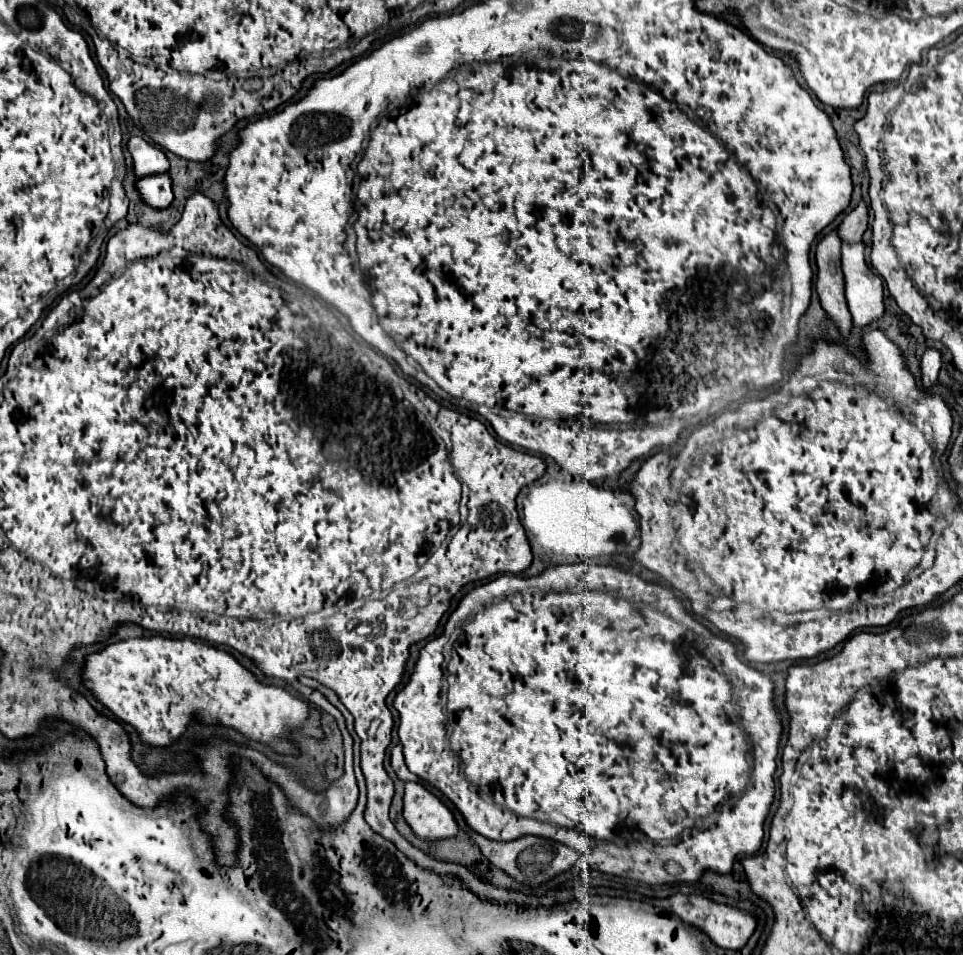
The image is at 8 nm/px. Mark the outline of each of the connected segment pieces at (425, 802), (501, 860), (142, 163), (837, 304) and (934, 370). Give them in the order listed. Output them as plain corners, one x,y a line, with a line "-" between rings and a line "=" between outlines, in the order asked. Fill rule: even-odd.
421,783
405,785
403,817
411,829
423,839
445,839
459,833
459,825
451,809
=
469,829
469,837
481,847
481,853
497,867
501,867
503,871
507,871
509,875
513,875
515,879
527,883
527,885
539,885
543,881
549,881
553,879
555,875
567,871
573,867
573,863
577,861
577,851
563,845
563,843
557,843
553,839
549,839
549,849
547,849
547,839
545,837
537,837
537,835
525,835
525,837
519,837
515,841
489,841
487,837
481,837
479,833
471,831
=
131,137
129,153
133,157
137,177
147,177
153,173
169,171
169,159
163,149
155,147
153,143
145,141
143,137
=
837,229
827,233
819,245
817,245
817,253
815,253
815,259
817,259
817,293
821,297
821,305
823,309
827,311
827,315
835,321
835,325
841,329
843,335
849,333
851,329
851,313
849,313
849,307
847,307
847,299
845,299
845,289
843,289
843,271
841,271
841,239
837,237
=
927,349
921,359
921,373
925,387
931,387
937,381
939,369
941,369
941,353
937,349

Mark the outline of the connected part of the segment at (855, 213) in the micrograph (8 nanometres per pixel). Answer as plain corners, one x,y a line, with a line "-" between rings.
861,199
859,205
839,225
841,239
843,241
861,241
861,237
867,229
867,223
869,223
869,211
867,211
867,203

